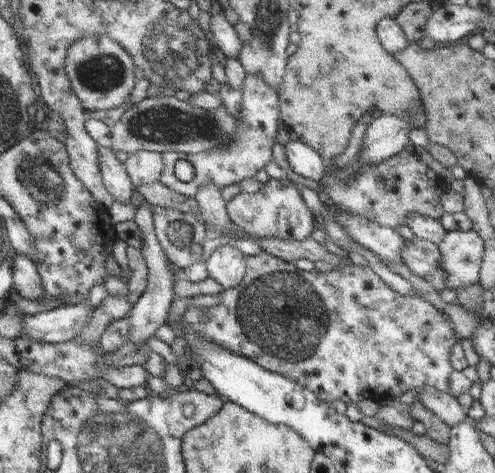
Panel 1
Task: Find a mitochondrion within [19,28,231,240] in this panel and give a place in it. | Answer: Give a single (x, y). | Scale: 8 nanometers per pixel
(103, 72)

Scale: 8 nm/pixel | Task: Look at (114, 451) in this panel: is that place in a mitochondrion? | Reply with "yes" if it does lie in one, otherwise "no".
yes

